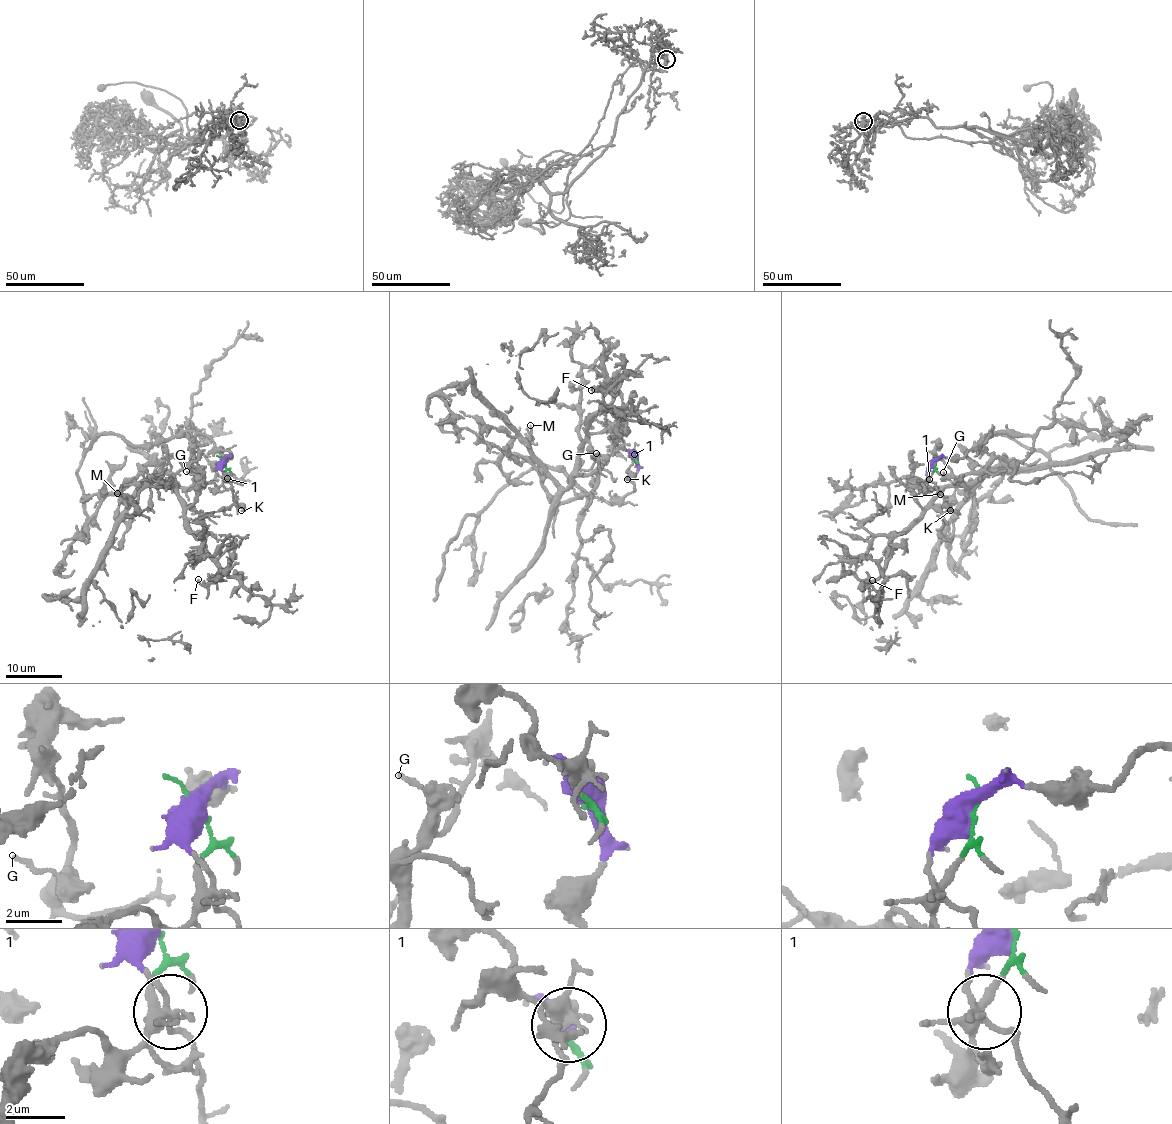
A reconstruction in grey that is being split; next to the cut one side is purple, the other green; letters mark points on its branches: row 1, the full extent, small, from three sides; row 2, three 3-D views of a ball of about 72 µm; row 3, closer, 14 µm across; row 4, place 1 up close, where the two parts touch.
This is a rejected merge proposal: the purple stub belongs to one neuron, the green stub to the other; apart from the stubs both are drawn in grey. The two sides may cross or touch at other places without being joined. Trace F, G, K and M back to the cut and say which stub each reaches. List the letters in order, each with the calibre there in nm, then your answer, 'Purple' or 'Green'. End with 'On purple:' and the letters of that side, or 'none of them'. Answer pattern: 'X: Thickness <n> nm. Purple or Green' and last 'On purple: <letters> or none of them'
F: Thickness 130 nm. Green
G: Thickness 150 nm. Green
K: Thickness 190 nm. Purple
M: Thickness 190 nm. Green
On purple: K

